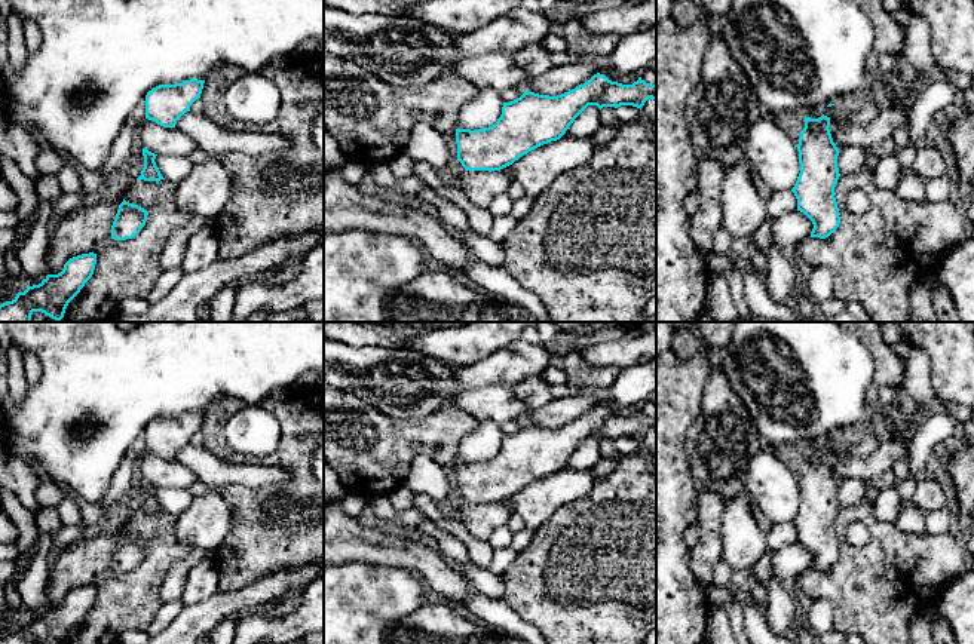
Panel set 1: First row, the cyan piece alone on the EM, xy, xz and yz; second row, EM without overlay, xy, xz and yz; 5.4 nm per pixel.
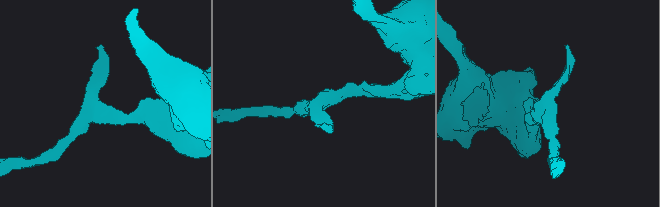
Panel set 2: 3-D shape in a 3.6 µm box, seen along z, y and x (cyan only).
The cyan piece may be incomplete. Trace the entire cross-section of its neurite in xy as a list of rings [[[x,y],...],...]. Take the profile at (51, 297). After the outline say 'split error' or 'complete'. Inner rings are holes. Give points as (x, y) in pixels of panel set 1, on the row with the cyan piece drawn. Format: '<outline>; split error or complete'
[[[97,254],[70,258],[61,273],[48,275],[39,285],[27,286],[12,301],[0,304],[0,322],[31,322],[34,312],[61,321],[68,303],[92,277]]]; complete

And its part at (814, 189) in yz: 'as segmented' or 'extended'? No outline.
as segmented

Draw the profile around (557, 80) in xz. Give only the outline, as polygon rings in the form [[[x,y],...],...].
[[[576,61],[564,67],[552,67],[539,76],[529,77],[524,91],[557,96],[584,85],[594,74],[597,74],[597,68],[592,62]]]

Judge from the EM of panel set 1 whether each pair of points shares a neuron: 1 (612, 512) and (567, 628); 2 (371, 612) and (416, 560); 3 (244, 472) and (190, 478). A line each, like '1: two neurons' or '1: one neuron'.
1: one neuron
2: two neurons
3: two neurons

